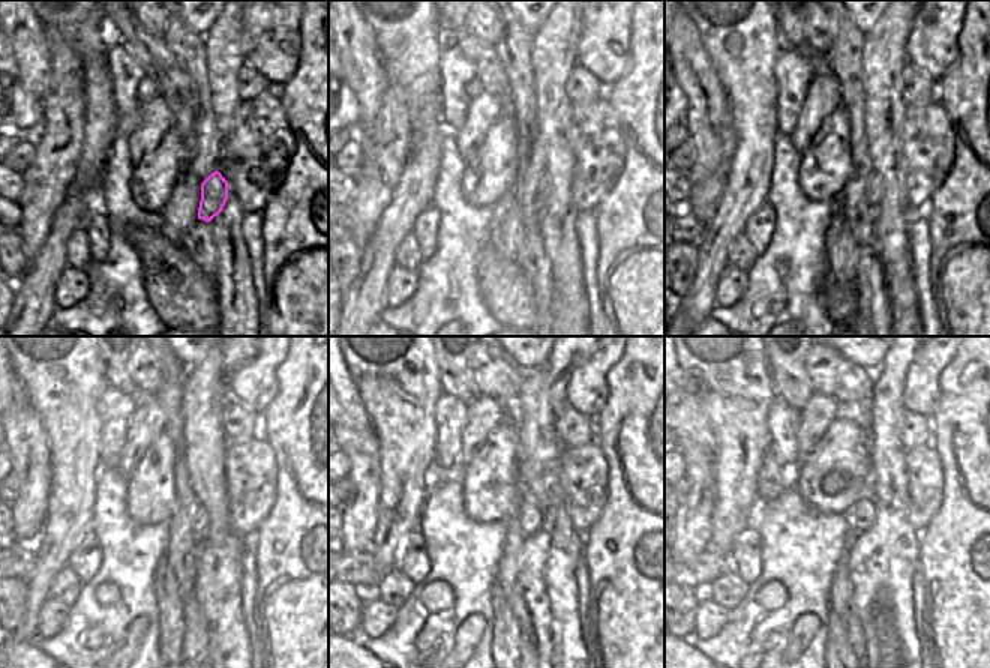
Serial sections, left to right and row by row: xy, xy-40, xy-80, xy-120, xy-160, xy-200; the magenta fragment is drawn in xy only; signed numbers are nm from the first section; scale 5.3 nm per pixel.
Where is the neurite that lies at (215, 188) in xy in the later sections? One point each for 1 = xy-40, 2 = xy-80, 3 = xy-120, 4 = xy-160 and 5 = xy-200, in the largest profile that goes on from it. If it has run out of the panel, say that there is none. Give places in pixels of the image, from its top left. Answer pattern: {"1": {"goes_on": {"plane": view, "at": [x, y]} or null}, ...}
{"1": {"goes_on": {"plane": "xy-40", "at": [543, 188]}}, "2": {"goes_on": {"plane": "xy-80", "at": [876, 189]}}, "3": {"goes_on": {"plane": "xy-120", "at": [201, 520]}}, "4": {"goes_on": {"plane": "xy-160", "at": [530, 517]}}, "5": {"goes_on": {"plane": "xy-200", "at": [861, 515]}}}

